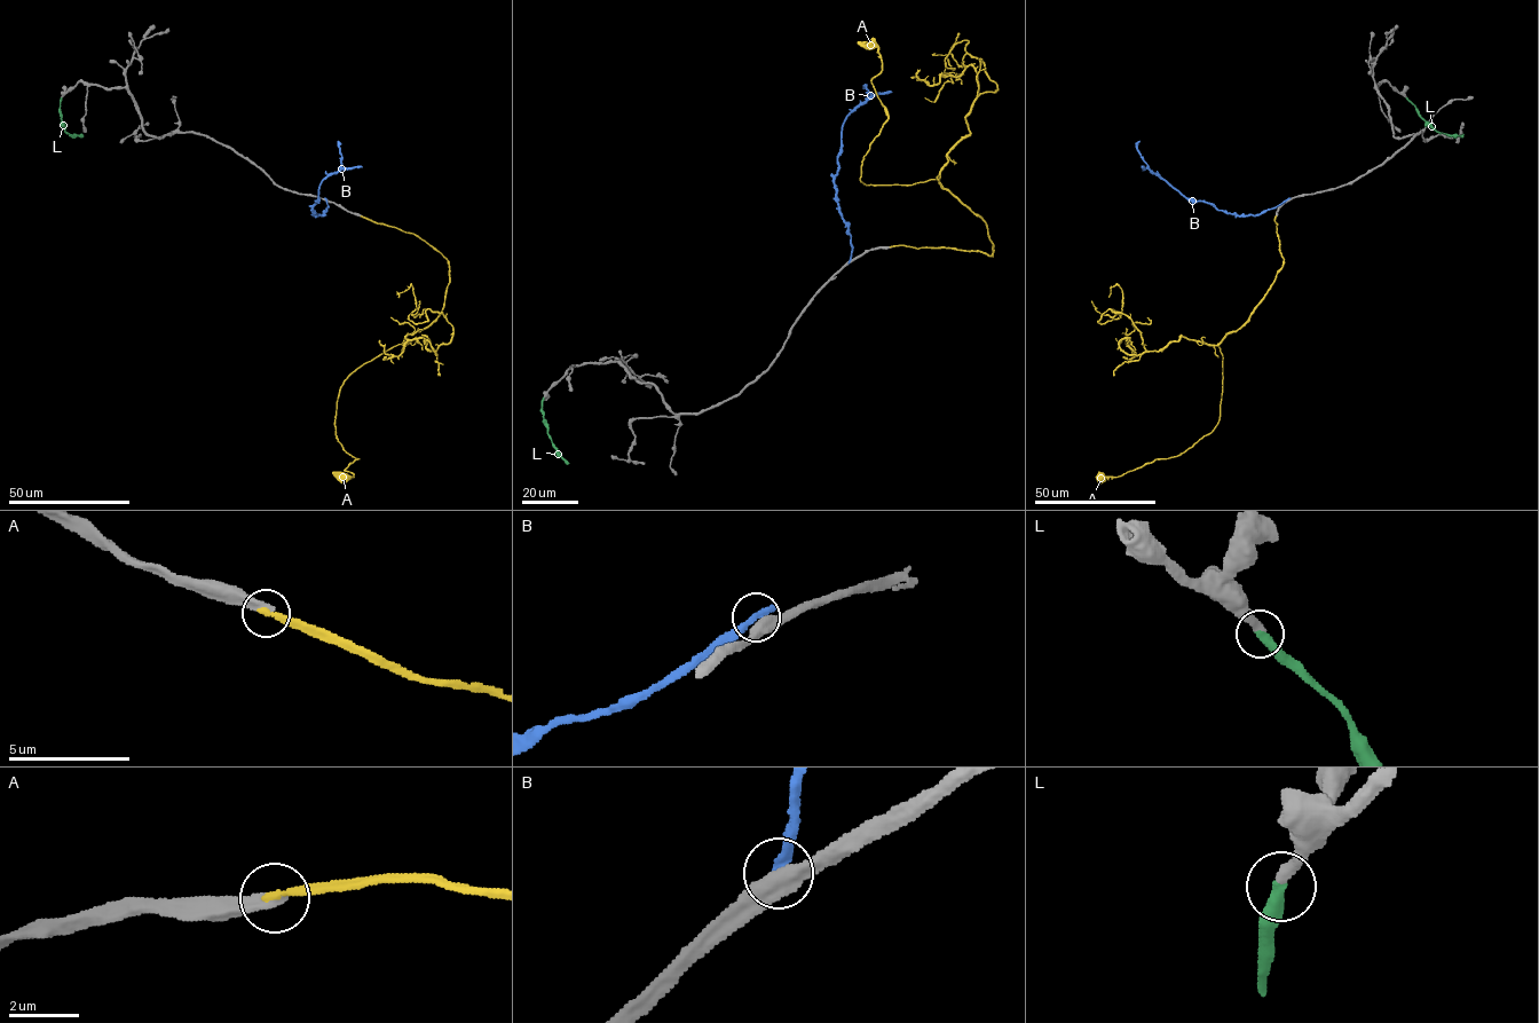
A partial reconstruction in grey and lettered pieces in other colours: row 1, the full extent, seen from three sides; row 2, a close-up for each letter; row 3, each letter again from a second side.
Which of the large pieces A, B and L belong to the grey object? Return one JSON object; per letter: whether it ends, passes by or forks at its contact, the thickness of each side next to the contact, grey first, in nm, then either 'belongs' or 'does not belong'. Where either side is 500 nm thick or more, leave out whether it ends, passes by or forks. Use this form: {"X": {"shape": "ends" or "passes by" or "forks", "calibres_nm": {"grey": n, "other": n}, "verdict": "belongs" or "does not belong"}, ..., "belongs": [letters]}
{"A": {"shape": "ends", "calibres_nm": {"grey": 360, "other": 240}, "verdict": "does not belong"}, "B": {"calibres_nm": {"grey": 500, "other": 360}, "verdict": "does not belong"}, "L": {"shape": "ends", "calibres_nm": {"grey": 360, "other": 360}, "verdict": "belongs"}, "belongs": ["L"]}

